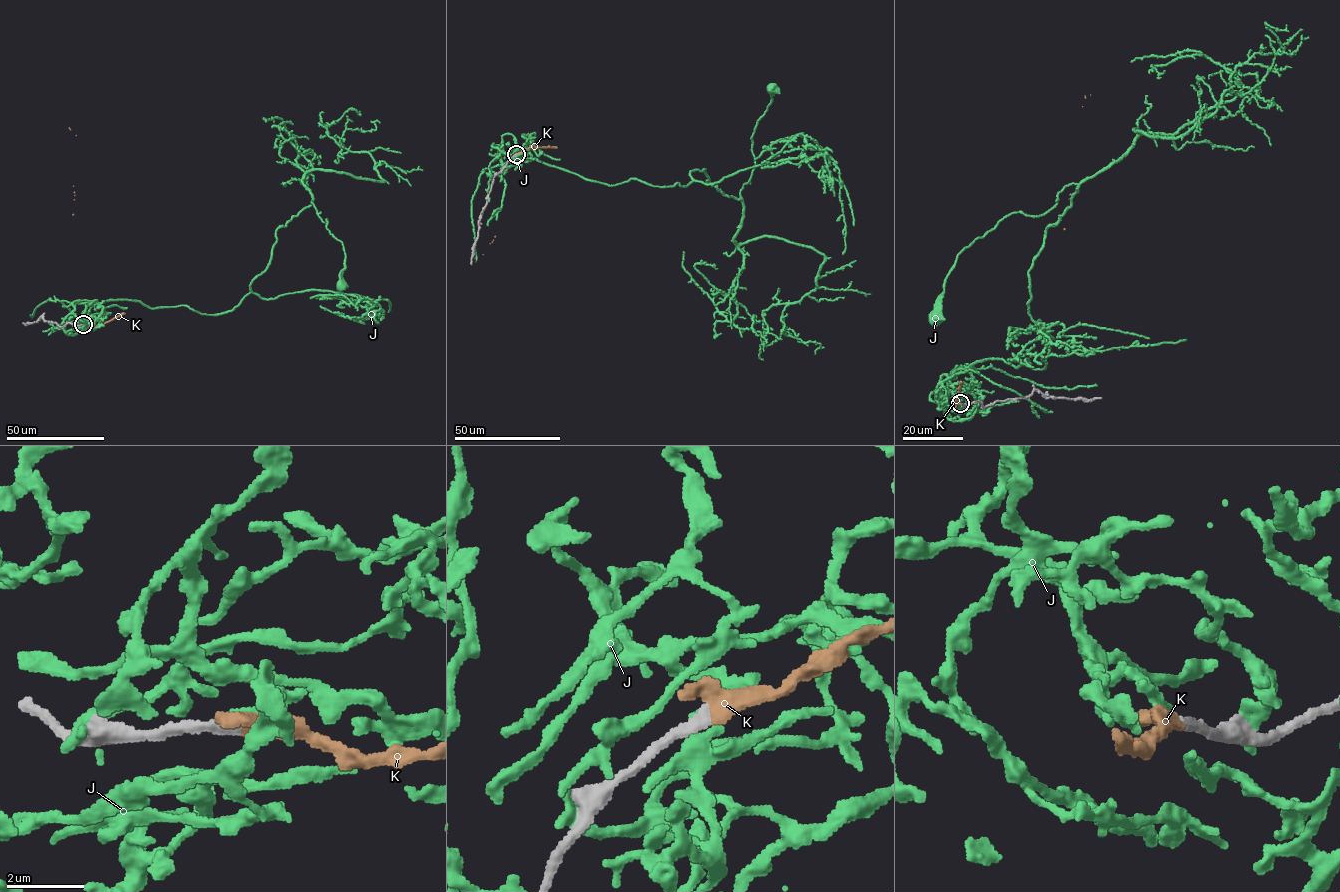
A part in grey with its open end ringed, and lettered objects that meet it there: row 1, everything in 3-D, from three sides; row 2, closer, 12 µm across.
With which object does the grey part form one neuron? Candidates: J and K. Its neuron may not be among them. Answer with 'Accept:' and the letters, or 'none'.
Accept: K

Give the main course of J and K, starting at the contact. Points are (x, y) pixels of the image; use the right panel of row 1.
J: (960, 403), (948, 376), (980, 360), (1045, 368), (1028, 270), (1077, 184), (962, 250), (934, 318)
K: (960, 403), (956, 405), (955, 402), (960, 381), (1071, 185), (1085, 96)

